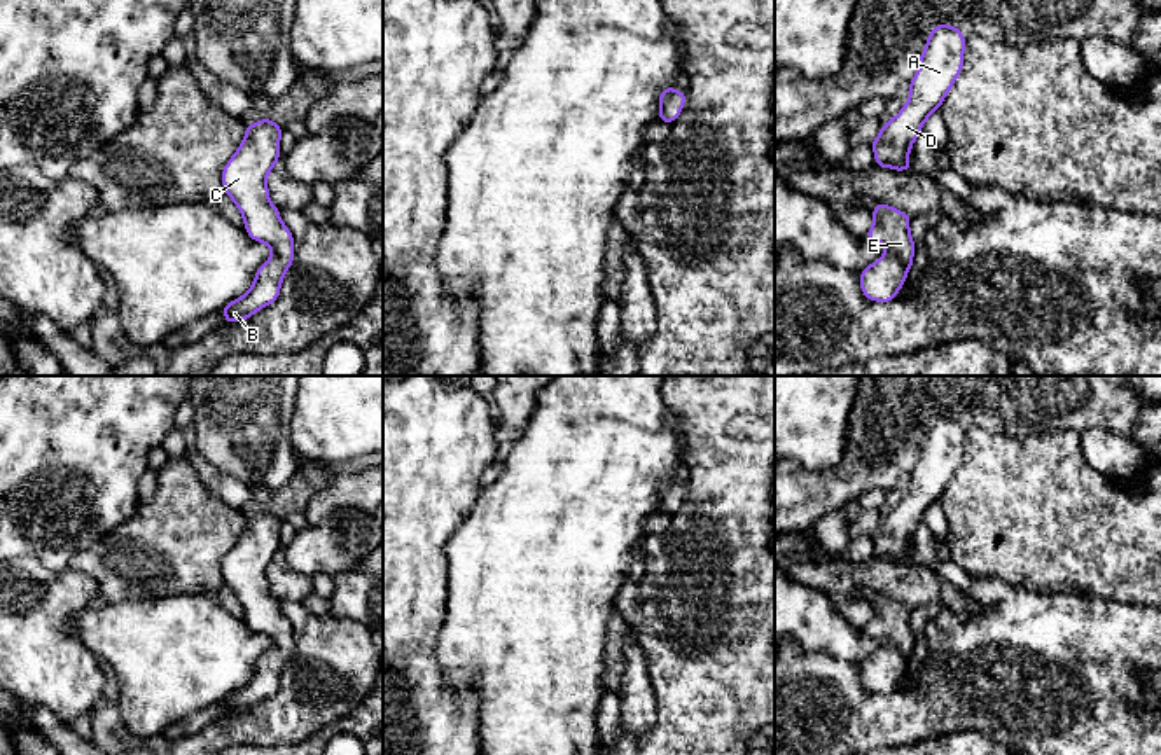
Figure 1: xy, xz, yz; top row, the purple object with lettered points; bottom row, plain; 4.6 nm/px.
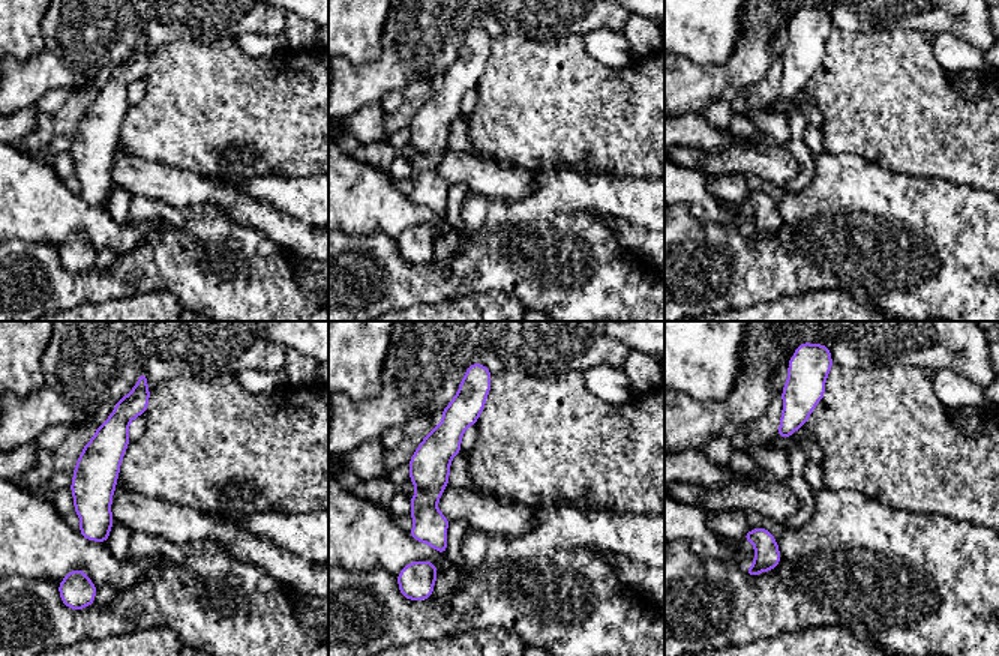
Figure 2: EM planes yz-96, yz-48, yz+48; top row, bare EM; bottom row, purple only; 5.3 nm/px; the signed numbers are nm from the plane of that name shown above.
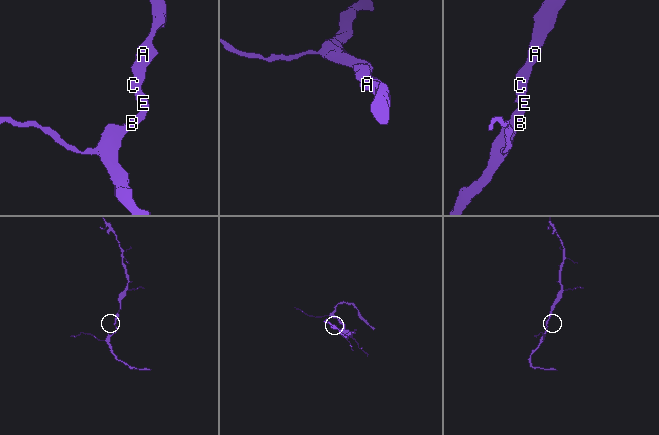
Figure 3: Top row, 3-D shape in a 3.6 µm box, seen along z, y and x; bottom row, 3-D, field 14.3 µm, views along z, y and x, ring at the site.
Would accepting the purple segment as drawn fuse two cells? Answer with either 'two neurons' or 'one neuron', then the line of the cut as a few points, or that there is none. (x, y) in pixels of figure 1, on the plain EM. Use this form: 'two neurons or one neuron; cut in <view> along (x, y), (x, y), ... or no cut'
one neuron; no cut

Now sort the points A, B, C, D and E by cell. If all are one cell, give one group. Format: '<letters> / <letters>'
A B C D E

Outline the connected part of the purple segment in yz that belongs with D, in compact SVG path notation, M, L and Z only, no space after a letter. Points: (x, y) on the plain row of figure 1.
M941 414L930 423L918 463L909 474L907 495L871 535L878 559L911 561L909 540L962 463L963 440L965 428L958 419Z

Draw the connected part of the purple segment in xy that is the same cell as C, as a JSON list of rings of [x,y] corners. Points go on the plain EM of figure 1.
[[[269,509],[247,516],[243,535],[222,561],[224,584],[240,599],[247,626],[271,638],[273,647],[257,661],[247,685],[220,703],[227,715],[243,713],[280,687],[285,664],[294,654],[294,629],[271,596],[266,570],[278,554],[283,519]]]

